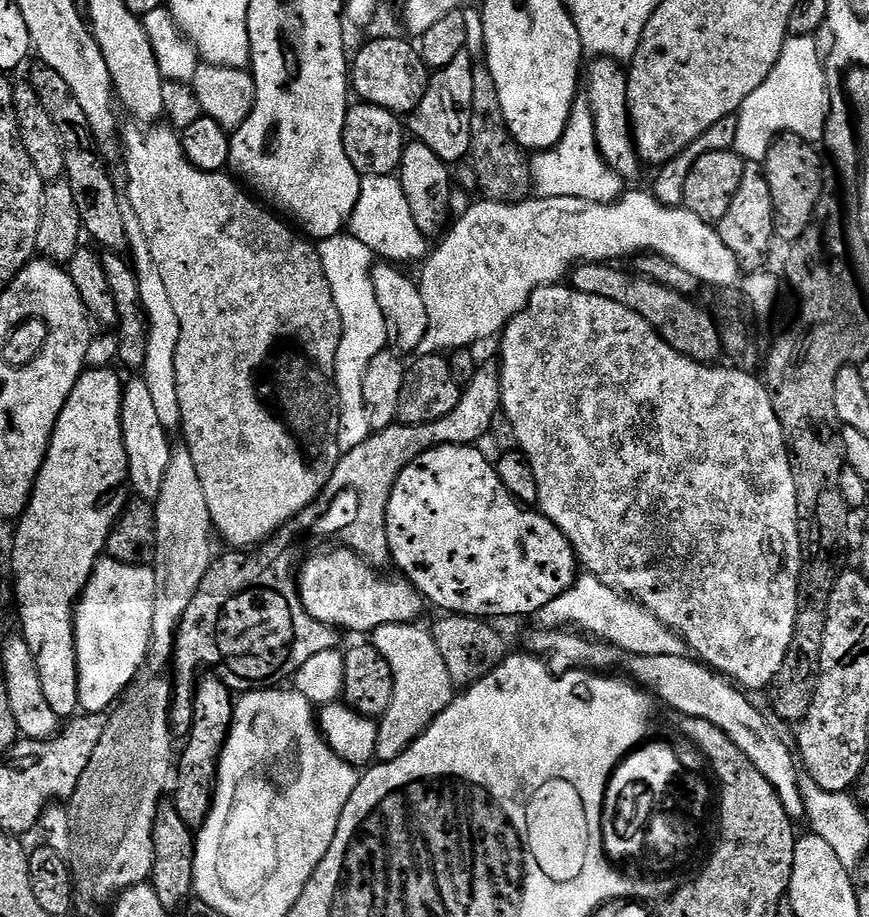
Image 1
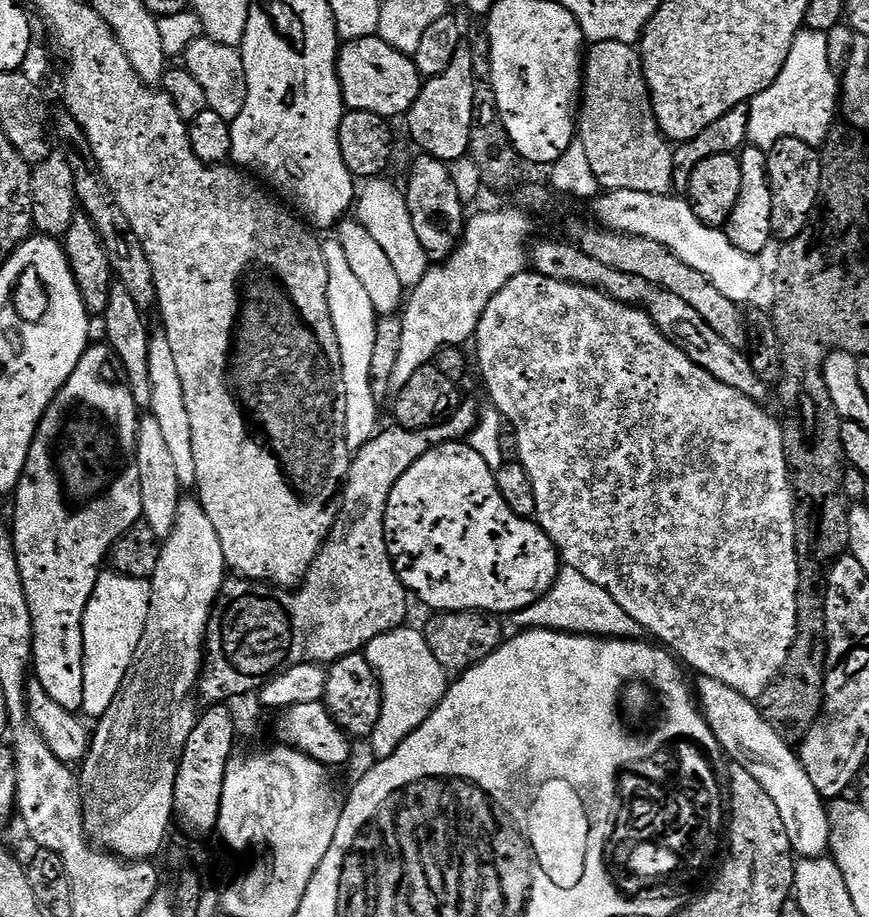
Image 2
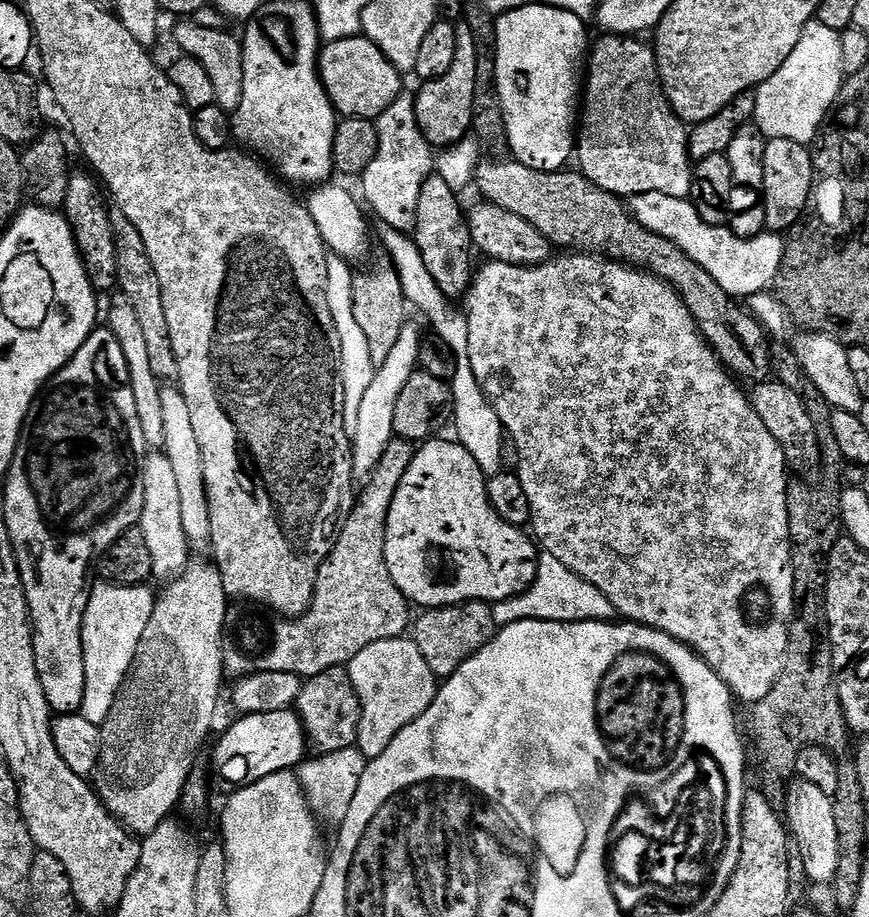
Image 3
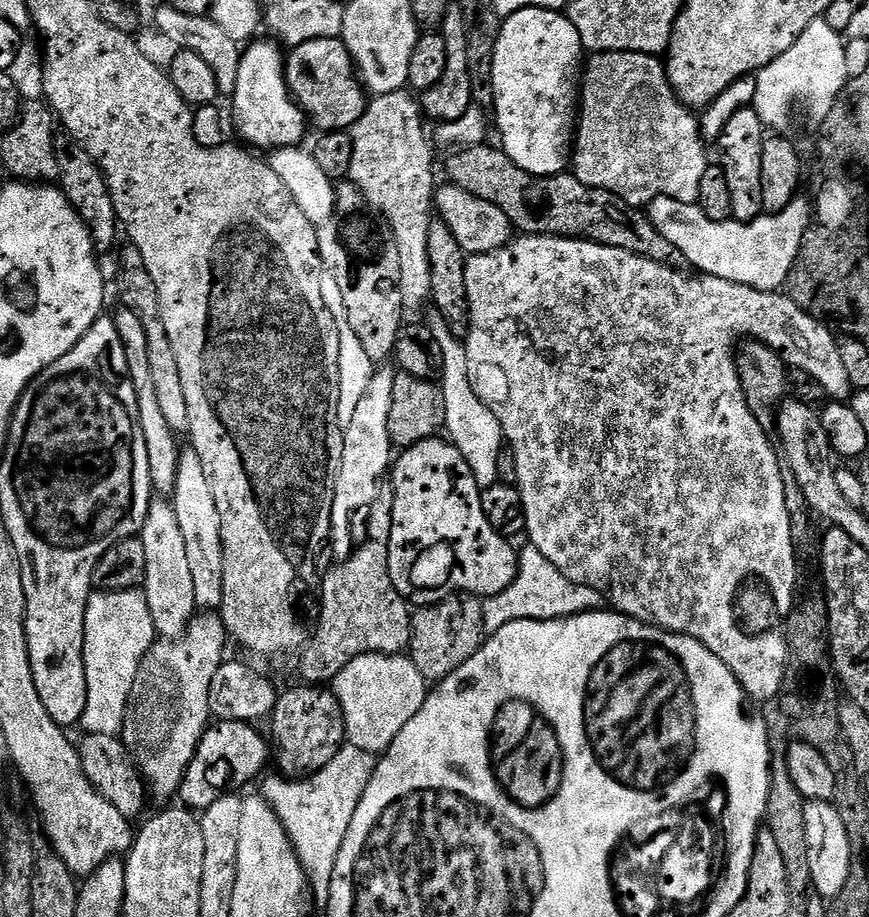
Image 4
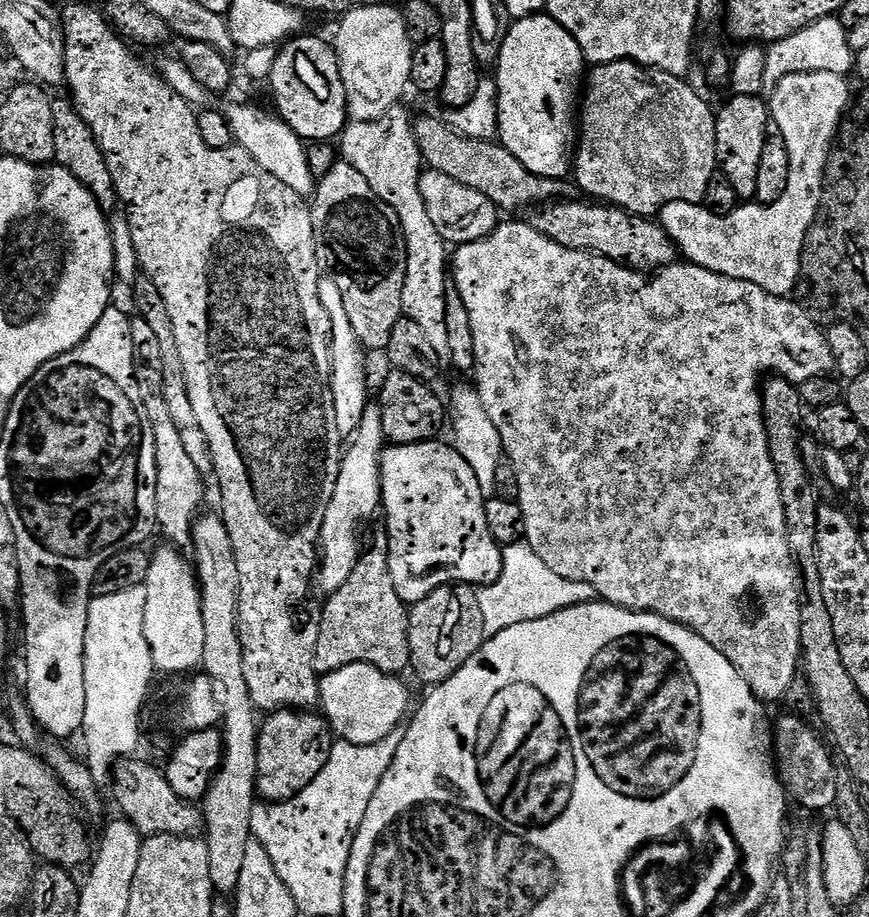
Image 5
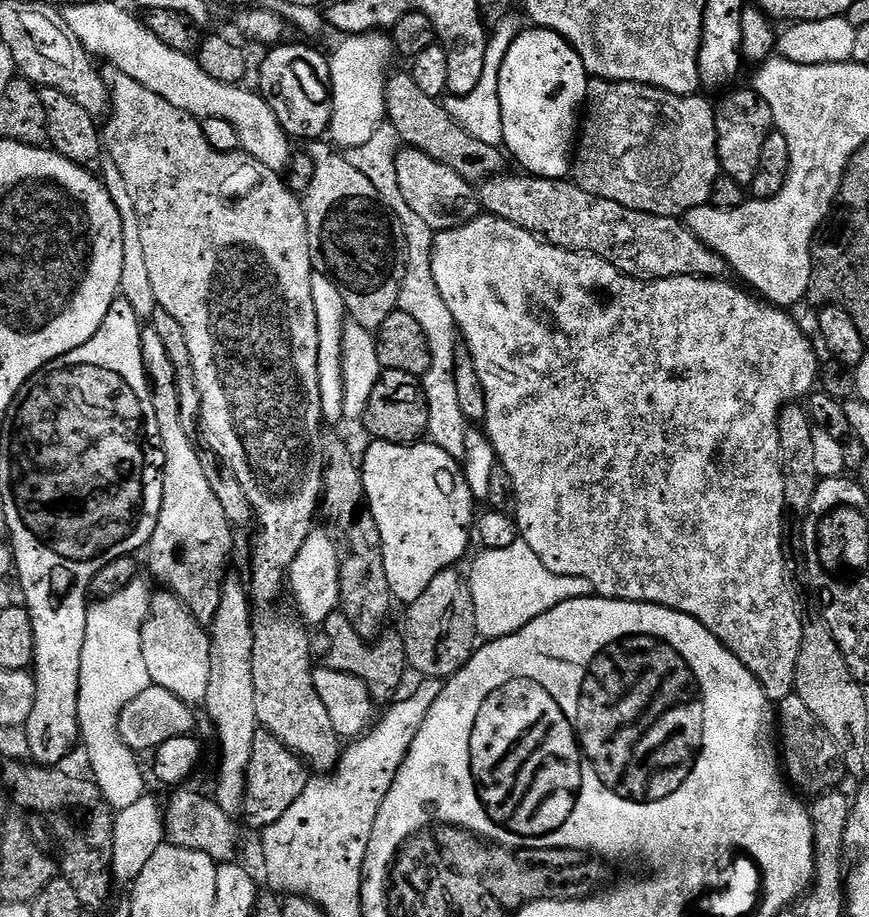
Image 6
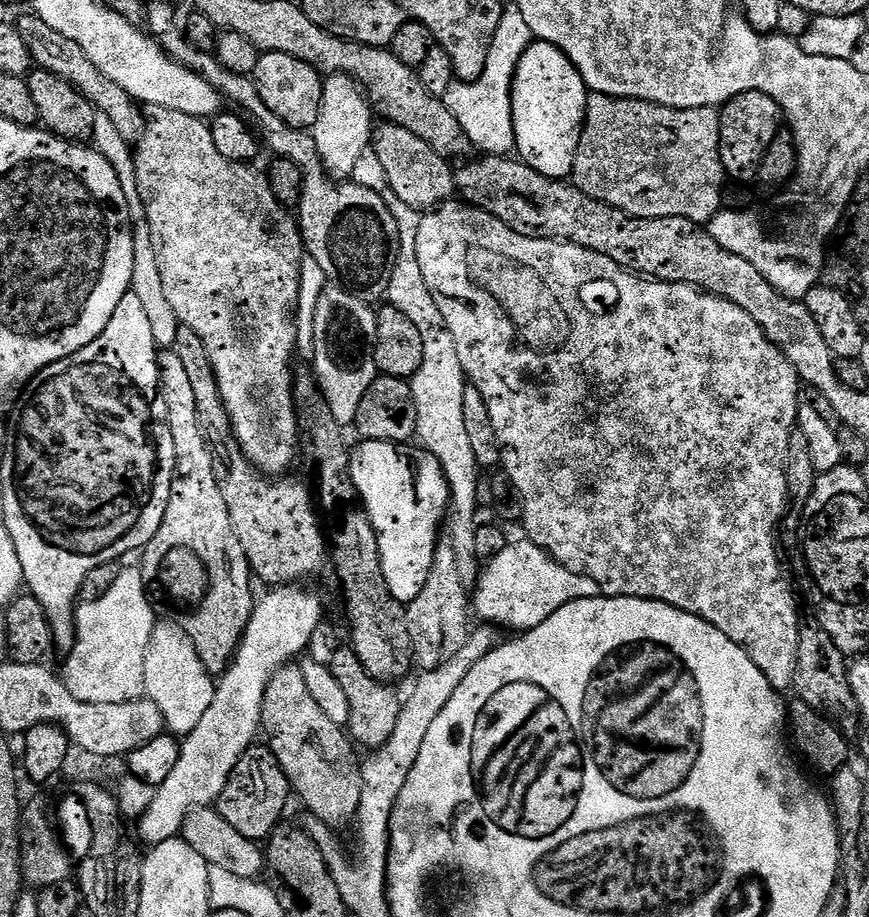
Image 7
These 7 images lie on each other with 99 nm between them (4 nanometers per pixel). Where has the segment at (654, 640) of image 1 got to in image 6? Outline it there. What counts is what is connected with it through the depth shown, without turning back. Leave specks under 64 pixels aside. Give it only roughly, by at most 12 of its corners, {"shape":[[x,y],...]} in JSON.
{"shape":[[525,540],[484,550],[466,579],[476,634],[500,640],[586,578],[546,570]]}

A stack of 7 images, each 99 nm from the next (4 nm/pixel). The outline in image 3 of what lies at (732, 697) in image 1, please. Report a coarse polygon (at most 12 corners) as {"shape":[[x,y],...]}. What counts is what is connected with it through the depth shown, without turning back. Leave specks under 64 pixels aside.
{"shape":[[797,779],[786,827],[809,881],[838,870],[833,797]]}

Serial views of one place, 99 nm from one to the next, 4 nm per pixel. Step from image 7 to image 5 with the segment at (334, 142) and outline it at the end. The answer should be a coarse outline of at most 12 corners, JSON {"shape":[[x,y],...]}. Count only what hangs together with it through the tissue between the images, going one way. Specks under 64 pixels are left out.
{"shape":[[388,2],[339,17],[334,47],[355,120],[404,99],[412,39]]}

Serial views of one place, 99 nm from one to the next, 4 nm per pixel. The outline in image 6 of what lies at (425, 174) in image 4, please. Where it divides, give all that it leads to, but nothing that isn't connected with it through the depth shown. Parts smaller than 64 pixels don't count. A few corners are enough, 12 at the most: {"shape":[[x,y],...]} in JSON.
{"shape":[[397,128],[345,151],[401,224],[397,309],[426,334],[431,362],[456,364],[458,329],[434,282],[435,232],[398,187]]}

